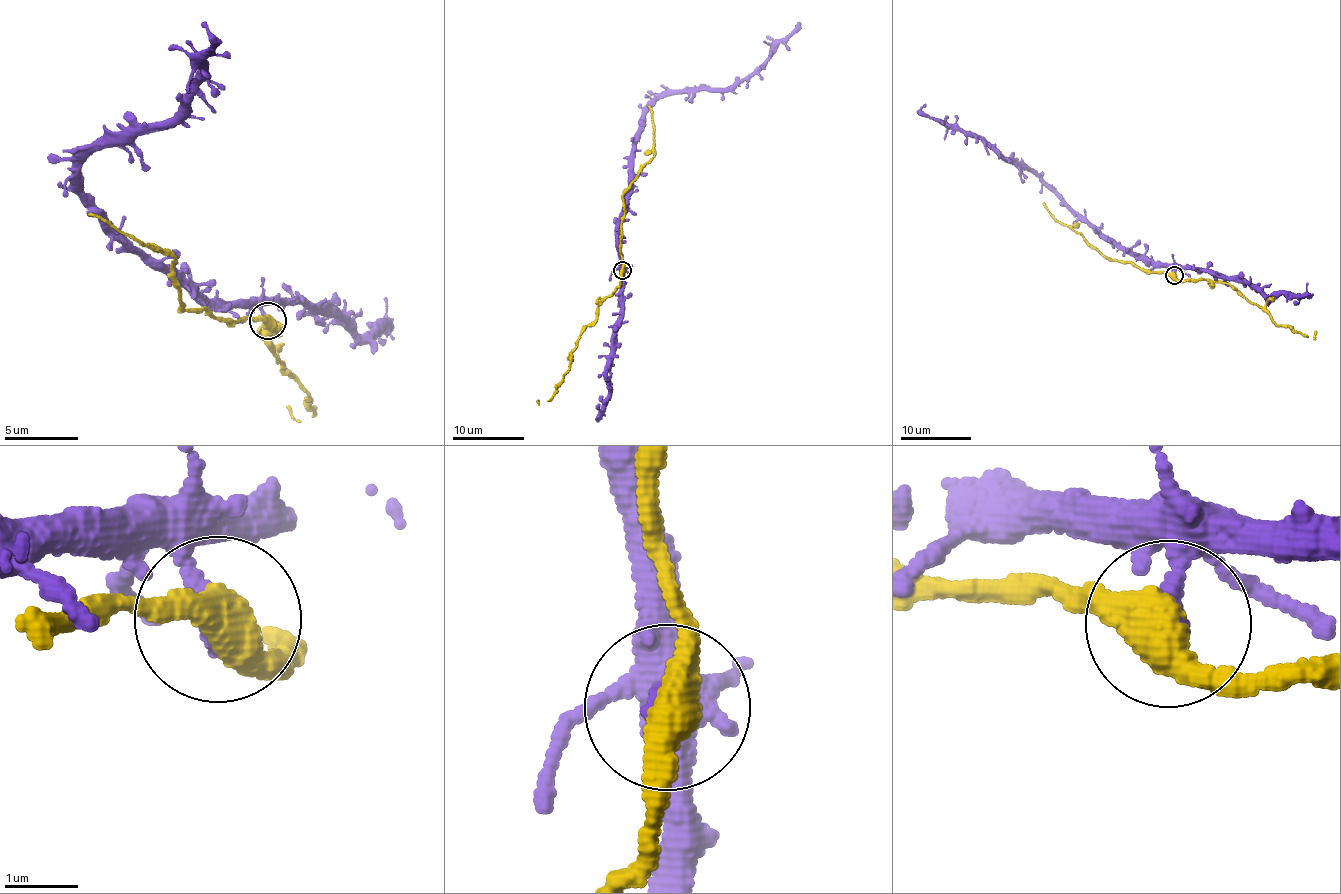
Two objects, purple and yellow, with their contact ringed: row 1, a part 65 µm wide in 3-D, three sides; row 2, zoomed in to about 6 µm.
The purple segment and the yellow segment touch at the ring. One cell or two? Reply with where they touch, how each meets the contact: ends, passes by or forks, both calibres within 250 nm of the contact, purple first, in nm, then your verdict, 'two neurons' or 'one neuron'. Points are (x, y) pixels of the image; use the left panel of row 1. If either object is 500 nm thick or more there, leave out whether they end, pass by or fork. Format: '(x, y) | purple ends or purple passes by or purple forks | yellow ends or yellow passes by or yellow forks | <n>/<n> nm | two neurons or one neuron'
(268, 321) | purple ends | yellow passes by | 400/460 nm | two neurons

